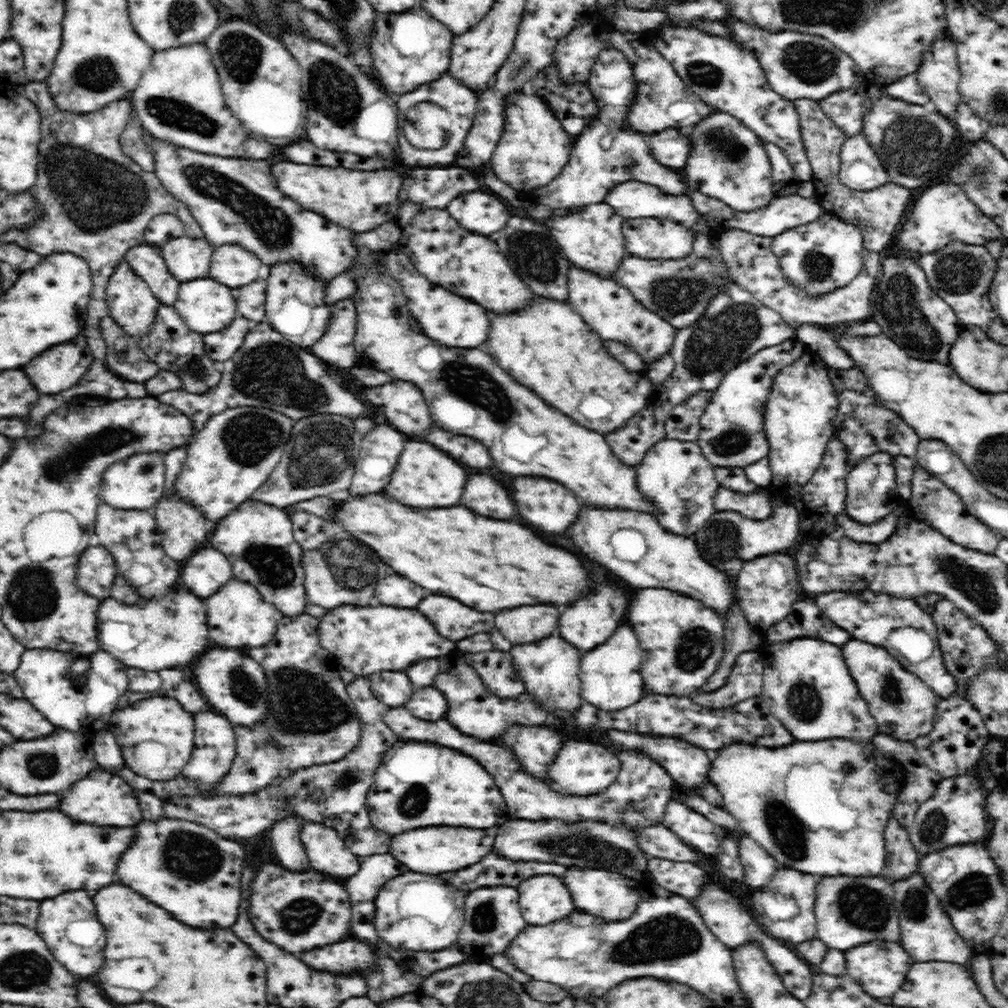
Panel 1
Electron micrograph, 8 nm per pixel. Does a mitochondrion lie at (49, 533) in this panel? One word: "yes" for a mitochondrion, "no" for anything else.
no

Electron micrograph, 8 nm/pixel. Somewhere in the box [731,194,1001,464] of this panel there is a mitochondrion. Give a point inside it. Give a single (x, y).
(915, 330)

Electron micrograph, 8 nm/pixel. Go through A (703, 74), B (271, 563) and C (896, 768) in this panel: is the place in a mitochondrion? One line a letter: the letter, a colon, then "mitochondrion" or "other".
A: mitochondrion
B: mitochondrion
C: other

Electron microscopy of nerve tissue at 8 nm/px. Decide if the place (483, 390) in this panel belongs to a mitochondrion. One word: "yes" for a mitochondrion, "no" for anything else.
yes

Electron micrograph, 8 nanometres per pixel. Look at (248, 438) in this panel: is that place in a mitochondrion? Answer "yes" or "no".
yes

